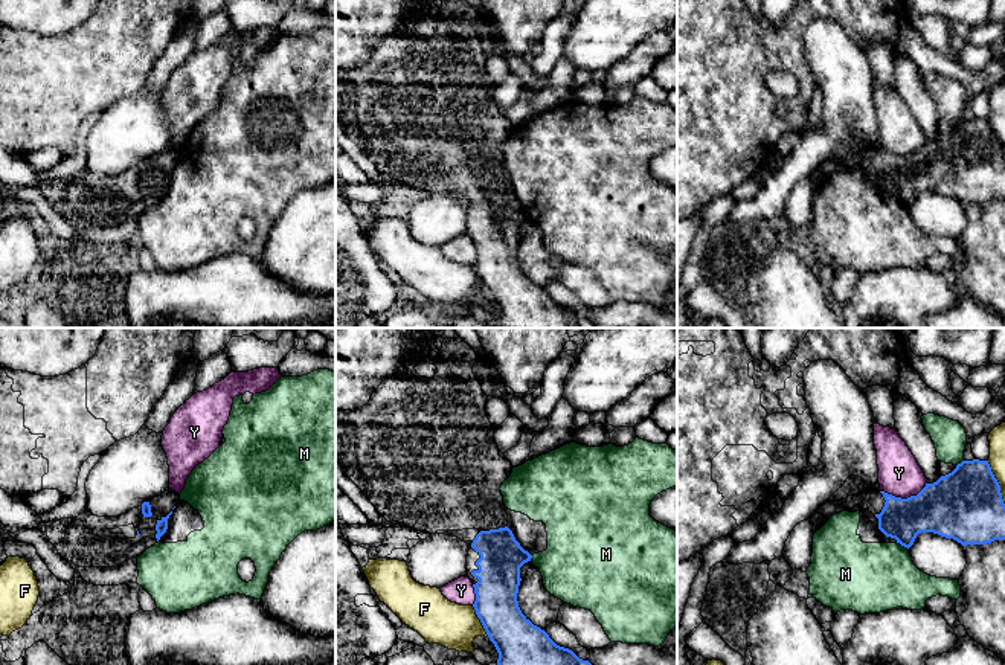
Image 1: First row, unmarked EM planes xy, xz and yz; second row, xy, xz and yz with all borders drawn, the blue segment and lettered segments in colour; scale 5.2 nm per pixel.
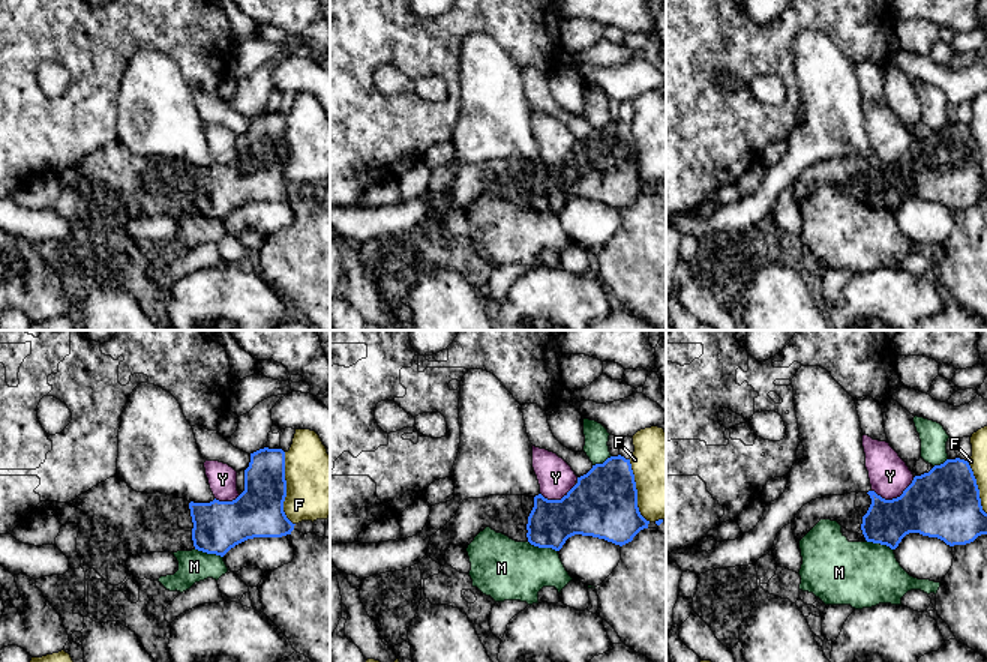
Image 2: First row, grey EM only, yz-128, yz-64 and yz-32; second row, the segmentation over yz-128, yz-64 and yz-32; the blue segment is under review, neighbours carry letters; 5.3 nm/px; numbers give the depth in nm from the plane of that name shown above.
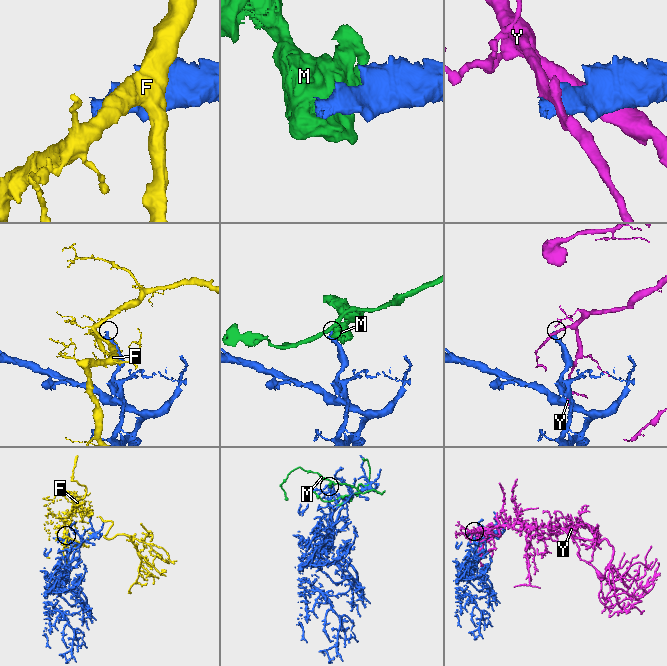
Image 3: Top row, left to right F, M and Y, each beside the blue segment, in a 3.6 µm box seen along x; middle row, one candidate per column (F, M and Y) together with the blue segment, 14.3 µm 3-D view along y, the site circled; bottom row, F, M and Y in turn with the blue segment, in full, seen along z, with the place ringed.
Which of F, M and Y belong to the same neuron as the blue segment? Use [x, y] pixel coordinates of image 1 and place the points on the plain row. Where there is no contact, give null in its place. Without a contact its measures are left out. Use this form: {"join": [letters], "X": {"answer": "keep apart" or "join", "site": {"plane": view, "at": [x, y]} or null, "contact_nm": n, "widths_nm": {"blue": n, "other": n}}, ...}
{"join": [], "F": {"answer": "keep apart", "site": {"plane": "xz", "at": [481, 279]}, "contact_nm": 190, "widths_nm": {"blue": 260, "other": 240}}, "M": {"answer": "keep apart", "site": {"plane": "yz", "at": [903, 203]}, "contact_nm": 80, "widths_nm": {"blue": 240, "other": 360}}, "Y": {"answer": "keep apart", "site": {"plane": "yz", "at": [903, 157]}, "contact_nm": 260, "widths_nm": {"blue": 300, "other": 220}}}

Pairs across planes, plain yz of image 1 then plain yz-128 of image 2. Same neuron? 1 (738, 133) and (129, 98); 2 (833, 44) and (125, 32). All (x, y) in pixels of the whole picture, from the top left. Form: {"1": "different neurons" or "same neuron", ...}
{"1": "different neurons", "2": "different neurons"}

